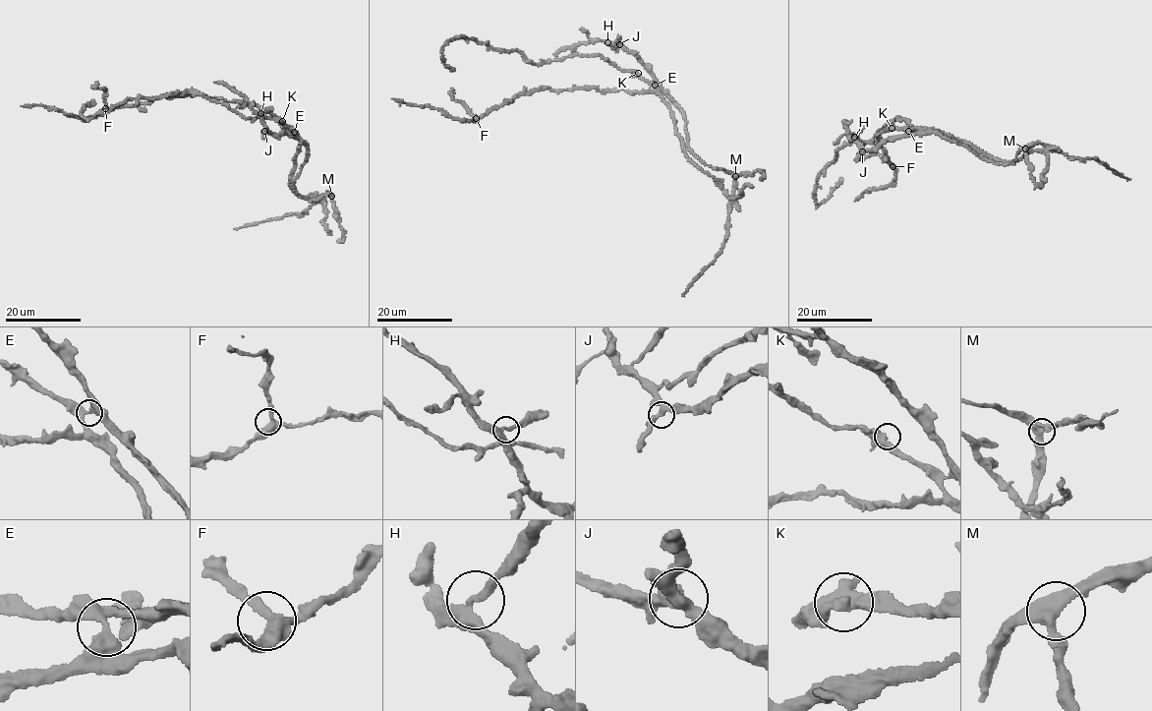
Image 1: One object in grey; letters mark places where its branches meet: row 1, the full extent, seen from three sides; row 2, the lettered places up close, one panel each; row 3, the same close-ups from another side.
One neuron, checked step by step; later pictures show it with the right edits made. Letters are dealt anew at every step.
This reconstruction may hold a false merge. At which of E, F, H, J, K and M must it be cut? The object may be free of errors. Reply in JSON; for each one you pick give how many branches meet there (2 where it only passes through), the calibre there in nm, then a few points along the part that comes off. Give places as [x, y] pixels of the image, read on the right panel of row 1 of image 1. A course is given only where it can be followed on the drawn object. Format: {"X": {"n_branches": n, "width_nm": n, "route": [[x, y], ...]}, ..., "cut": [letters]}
{"E": {"n_branches": 3, "width_nm": 280, "route": [[908, 131], [934, 131], [999, 163], [1012, 163], [1025, 146], [1042, 144], [1068, 156], [1094, 158], [1129, 180]]}, "cut": ["E"]}

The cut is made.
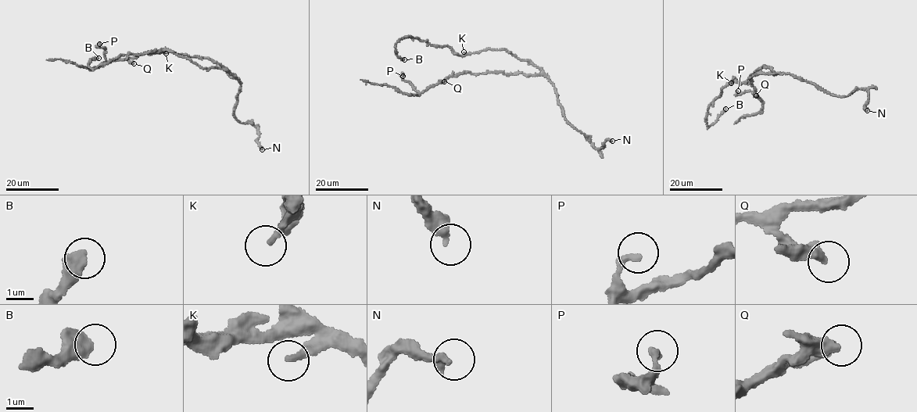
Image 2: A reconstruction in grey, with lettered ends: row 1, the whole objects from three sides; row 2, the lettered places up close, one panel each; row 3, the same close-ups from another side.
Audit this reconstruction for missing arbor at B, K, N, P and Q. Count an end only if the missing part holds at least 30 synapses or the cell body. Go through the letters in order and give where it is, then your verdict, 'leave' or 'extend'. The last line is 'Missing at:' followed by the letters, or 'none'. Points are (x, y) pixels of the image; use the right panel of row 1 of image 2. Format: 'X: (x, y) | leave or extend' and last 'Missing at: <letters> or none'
B: (725, 109) | leave
K: (731, 83) | leave
N: (867, 110) | leave
P: (738, 91) | leave
Q: (756, 95) | leave
Missing at: none

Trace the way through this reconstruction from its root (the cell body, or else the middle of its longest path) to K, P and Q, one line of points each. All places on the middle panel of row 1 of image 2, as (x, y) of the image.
K: (542, 73), (528, 61), (517, 59), (505, 49), (488, 48), (468, 53), (463, 51)
P: (542, 73), (460, 72), (449, 75), (442, 82), (420, 92), (405, 81), (403, 74), (402, 76)
Q: (542, 73), (462, 72), (449, 75), (438, 83), (444, 81)

